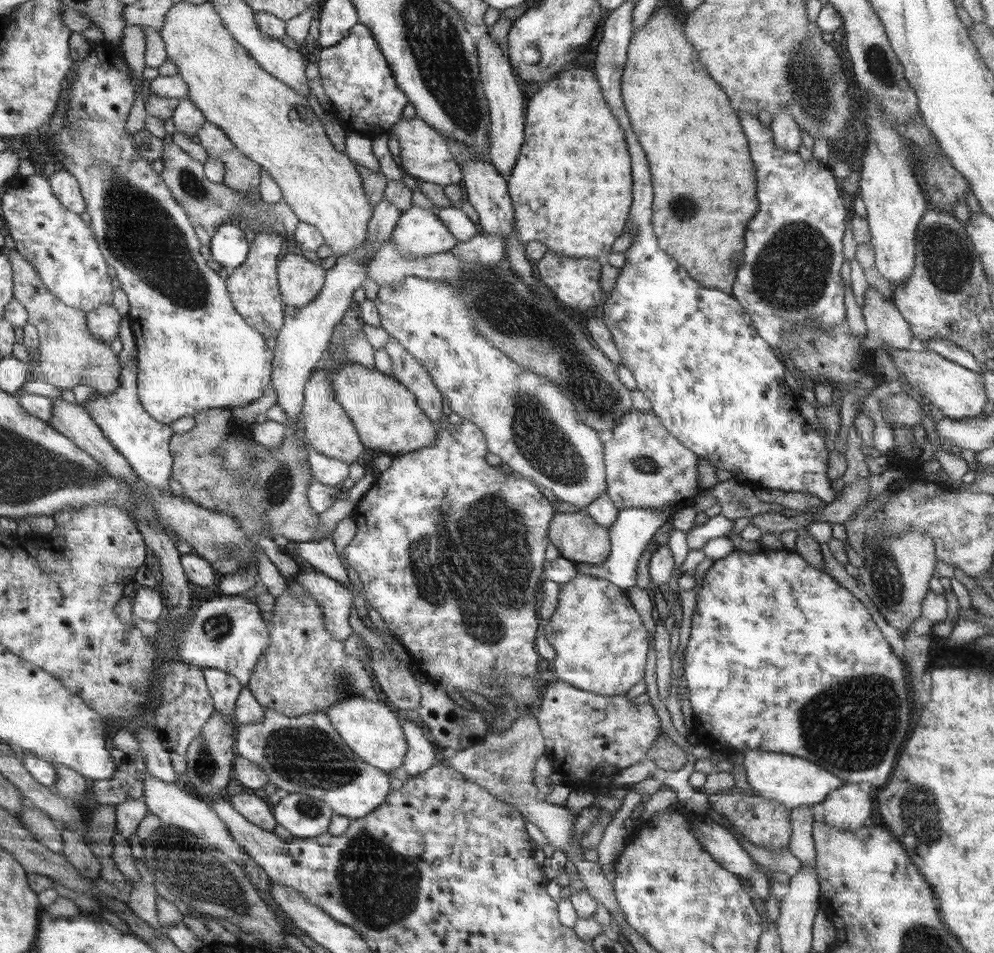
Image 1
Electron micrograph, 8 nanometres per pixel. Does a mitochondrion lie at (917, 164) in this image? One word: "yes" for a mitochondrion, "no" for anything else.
no

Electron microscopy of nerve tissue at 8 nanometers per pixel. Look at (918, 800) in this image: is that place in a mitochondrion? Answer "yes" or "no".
yes

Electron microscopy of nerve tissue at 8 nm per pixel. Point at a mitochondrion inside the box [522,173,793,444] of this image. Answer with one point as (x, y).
(682, 208)

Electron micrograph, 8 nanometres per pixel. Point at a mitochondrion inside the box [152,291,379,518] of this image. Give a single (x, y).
(277, 489)

